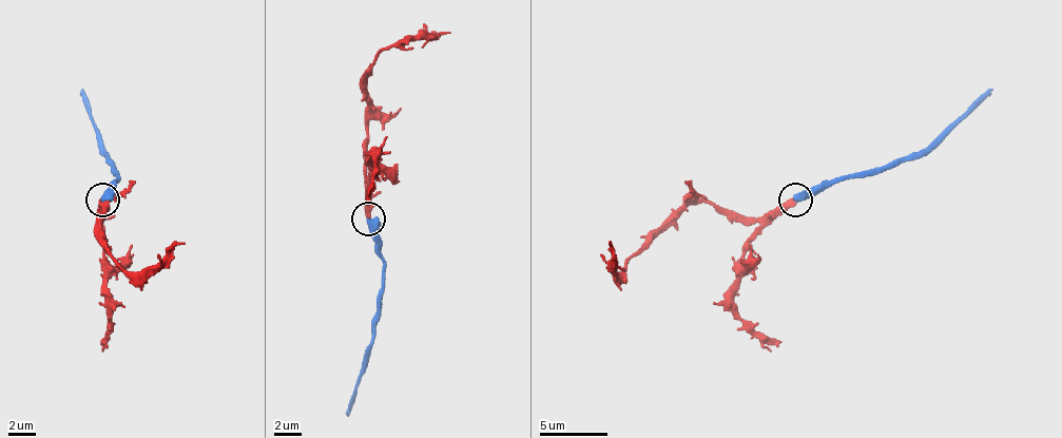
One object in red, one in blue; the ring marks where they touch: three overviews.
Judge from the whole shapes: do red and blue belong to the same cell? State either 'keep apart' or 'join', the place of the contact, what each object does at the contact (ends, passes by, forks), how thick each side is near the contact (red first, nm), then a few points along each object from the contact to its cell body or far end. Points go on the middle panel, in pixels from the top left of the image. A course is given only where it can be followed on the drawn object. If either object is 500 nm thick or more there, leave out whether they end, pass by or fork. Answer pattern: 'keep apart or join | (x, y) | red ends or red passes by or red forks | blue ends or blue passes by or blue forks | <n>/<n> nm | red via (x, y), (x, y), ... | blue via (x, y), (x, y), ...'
join | (368, 218) | red ends | blue passes by | 400/400 nm | red via (369, 220), (366, 69), (397, 41), (451, 32) | blue via (369, 220), (383, 264), (383, 294), (372, 342), (349, 417)

